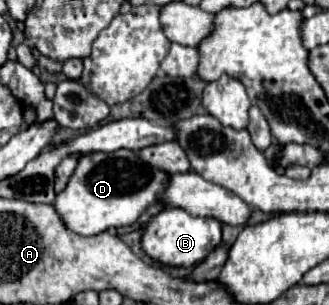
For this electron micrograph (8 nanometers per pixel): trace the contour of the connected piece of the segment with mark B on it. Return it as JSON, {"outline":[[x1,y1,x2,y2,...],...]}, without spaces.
{"outline":[[166,207,162,209,158,215,152,215,144,235,142,235,142,251,162,263,162,265,170,265,170,267,192,267,202,263,210,251,214,251,220,243,222,237,222,223,218,219,208,219,208,217,194,217,184,209,174,209,174,207]]}

